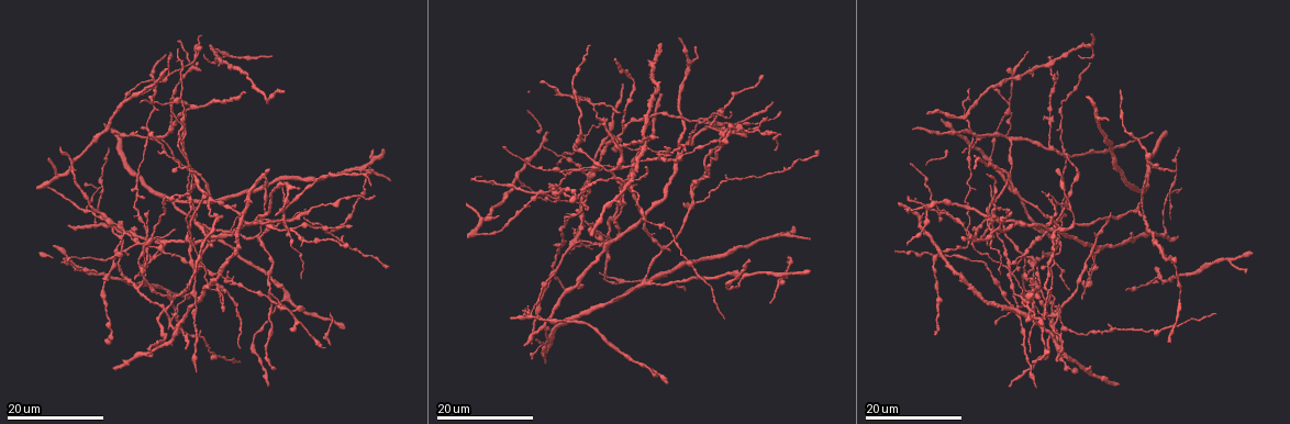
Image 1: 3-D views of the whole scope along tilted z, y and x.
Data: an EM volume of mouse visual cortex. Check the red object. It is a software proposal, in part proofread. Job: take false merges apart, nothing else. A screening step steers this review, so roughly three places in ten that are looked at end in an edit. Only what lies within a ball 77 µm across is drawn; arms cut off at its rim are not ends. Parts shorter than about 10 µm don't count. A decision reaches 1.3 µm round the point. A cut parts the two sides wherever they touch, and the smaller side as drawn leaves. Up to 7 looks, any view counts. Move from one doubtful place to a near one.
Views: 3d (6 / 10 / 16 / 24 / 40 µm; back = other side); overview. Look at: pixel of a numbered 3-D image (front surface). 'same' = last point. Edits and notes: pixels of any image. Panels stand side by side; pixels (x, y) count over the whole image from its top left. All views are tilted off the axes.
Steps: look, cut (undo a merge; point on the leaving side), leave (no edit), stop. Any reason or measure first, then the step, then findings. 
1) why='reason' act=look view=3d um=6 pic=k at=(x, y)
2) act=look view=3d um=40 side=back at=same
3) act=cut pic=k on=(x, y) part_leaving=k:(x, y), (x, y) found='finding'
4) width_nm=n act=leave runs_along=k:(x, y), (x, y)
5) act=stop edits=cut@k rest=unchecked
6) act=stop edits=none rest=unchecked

why='three-way junction' act=look view=3d um=16 pic=1 at=(539, 193)

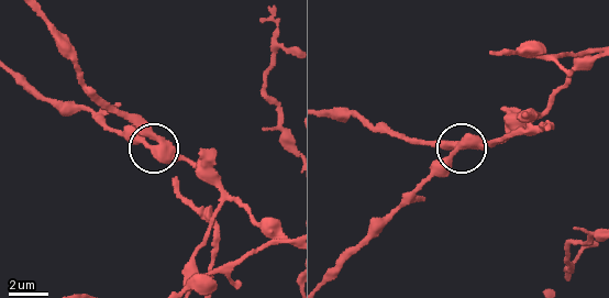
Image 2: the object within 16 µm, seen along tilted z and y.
act=look view=3d um=6 pic=2 at=(457, 145)

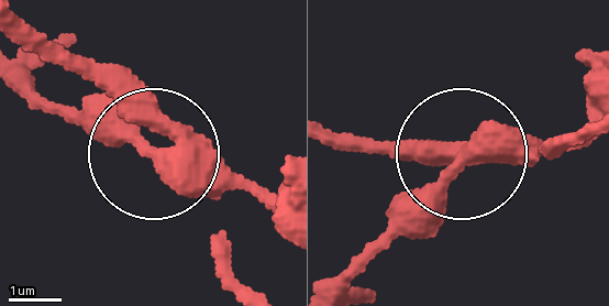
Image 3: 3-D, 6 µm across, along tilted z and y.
arms=3 act=cut pic=3 on=(121, 115) found='two cells meet here'

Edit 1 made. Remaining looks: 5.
why='redraw' act=look view=overview

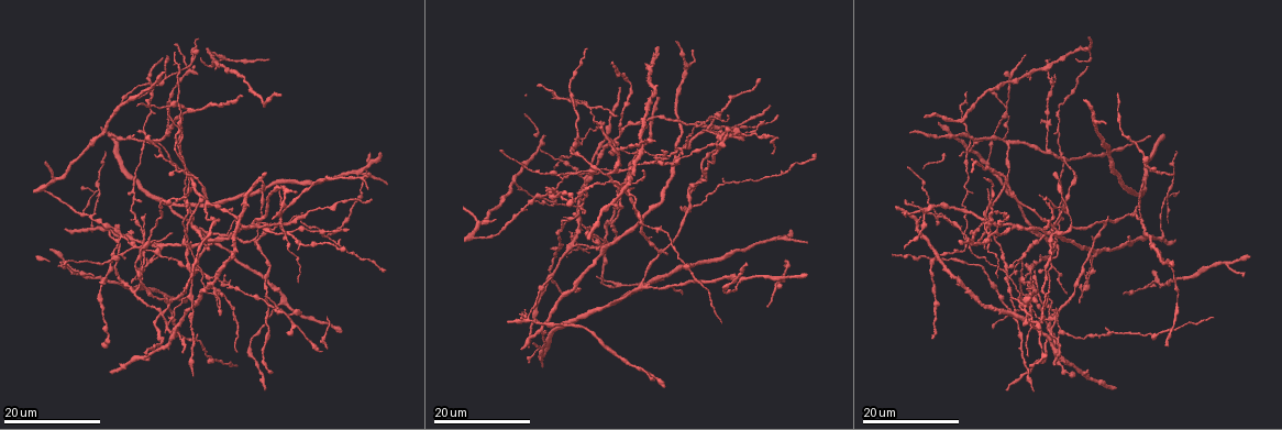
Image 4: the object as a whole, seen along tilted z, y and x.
why='three arms meet' act=look view=3d um=16 pic=4 at=(649, 162)

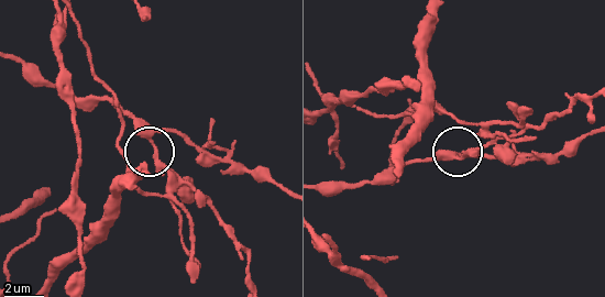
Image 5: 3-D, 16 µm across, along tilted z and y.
why='closer look' act=look view=3d um=10 pic=5 at=(154, 146)

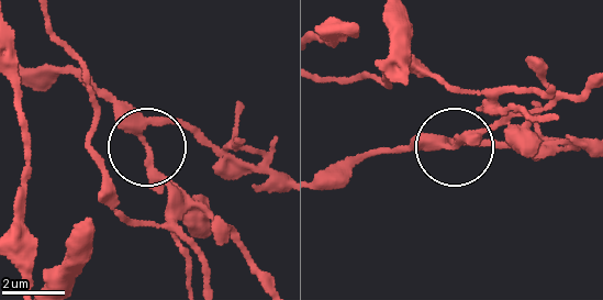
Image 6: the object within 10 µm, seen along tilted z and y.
arms=3 act=cut pic=6 on=(152, 173) found='a second cell is stuck on'

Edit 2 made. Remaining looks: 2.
act=stop edits=cut@3,cut@6 rest=unchecked

